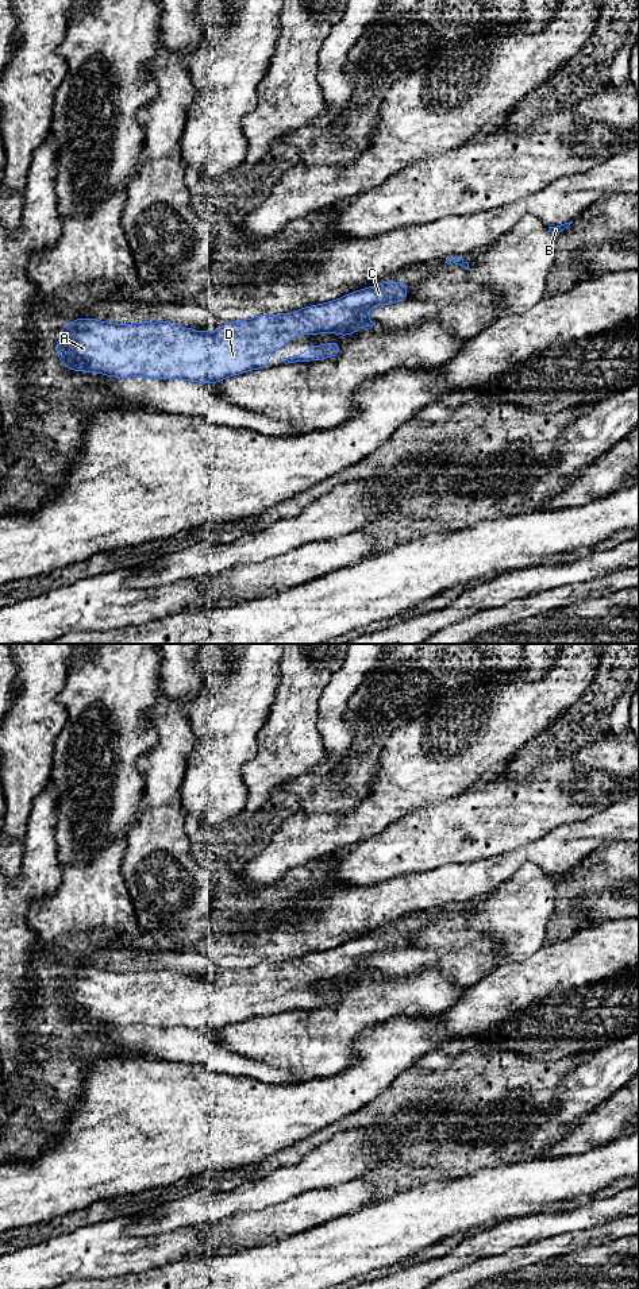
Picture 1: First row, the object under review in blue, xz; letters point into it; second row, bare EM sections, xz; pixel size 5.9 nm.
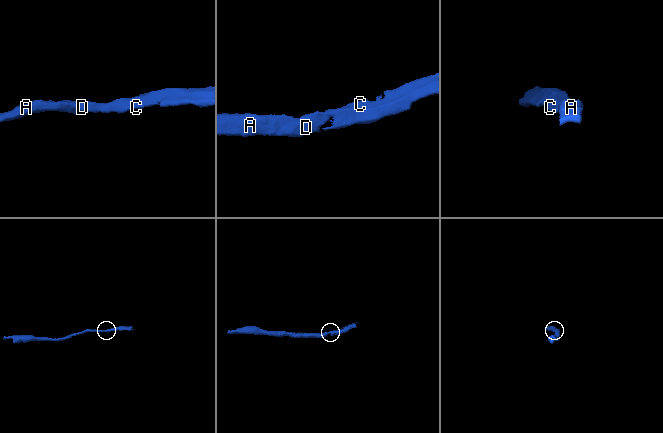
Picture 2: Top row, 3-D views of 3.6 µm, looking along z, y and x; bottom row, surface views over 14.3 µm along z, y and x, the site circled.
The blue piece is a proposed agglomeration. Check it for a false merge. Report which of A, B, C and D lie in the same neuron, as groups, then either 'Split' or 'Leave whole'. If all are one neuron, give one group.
Groups: A B C D. Leave whole

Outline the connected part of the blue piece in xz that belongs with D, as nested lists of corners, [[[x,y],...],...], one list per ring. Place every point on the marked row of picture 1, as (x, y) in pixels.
[[[388,281],[295,313],[223,324],[218,332],[199,332],[168,321],[109,324],[77,319],[59,329],[54,350],[63,366],[74,371],[216,383],[265,368],[267,356],[303,331],[349,336],[362,327],[373,327],[369,309],[405,302],[409,289]]]

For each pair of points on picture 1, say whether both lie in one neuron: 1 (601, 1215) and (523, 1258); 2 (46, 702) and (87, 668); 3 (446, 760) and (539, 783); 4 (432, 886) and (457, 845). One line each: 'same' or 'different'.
1: different
2: different
3: different
4: different

